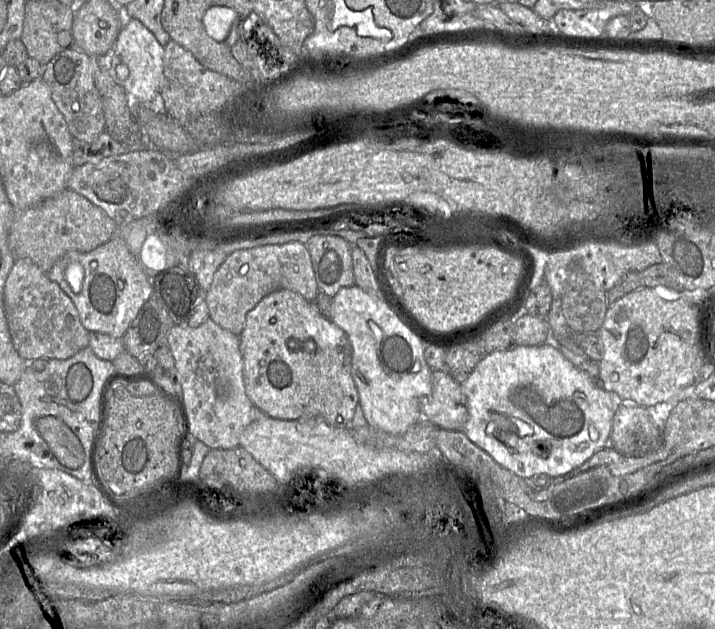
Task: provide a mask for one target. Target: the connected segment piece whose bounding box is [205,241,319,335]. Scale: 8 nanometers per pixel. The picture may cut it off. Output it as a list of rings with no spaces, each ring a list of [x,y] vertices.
[[[291,241],[236,250],[219,266],[209,290],[205,292],[210,318],[222,328],[240,335],[247,313],[263,297],[279,289],[293,290],[308,301],[314,301],[319,287],[309,251],[304,243]]]

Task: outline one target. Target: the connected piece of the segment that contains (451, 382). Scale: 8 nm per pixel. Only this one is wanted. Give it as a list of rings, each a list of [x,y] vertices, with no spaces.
[[[433,371],[432,392],[420,401],[423,419],[445,430],[462,430],[468,408],[461,384],[448,372]]]

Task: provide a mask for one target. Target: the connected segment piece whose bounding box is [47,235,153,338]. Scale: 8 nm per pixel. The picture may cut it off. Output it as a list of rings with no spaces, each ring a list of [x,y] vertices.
[[[118,235],[113,236],[107,243],[90,252],[68,251],[56,261],[47,272],[47,276],[72,300],[86,330],[107,334],[115,338],[124,336],[139,310],[153,294],[152,281],[130,252],[125,241]]]

